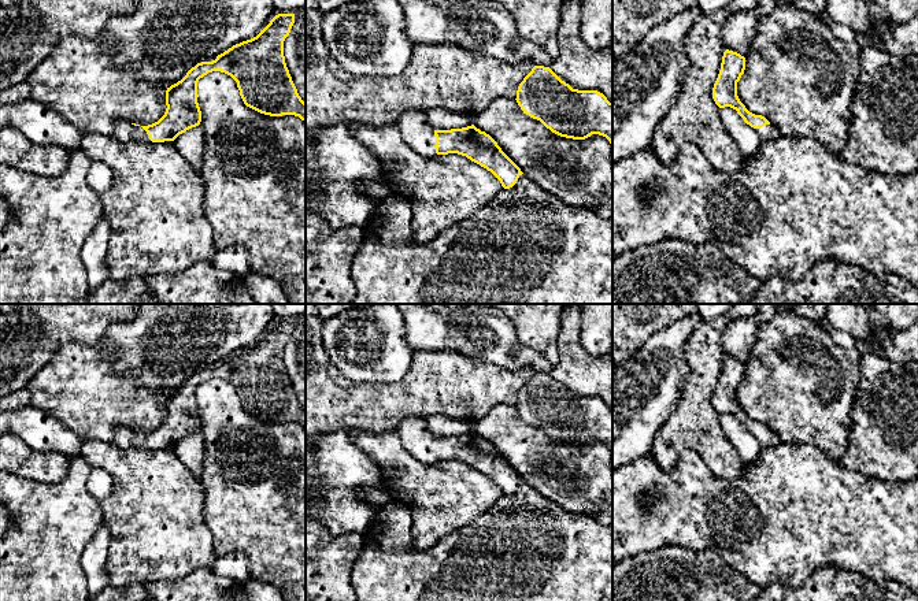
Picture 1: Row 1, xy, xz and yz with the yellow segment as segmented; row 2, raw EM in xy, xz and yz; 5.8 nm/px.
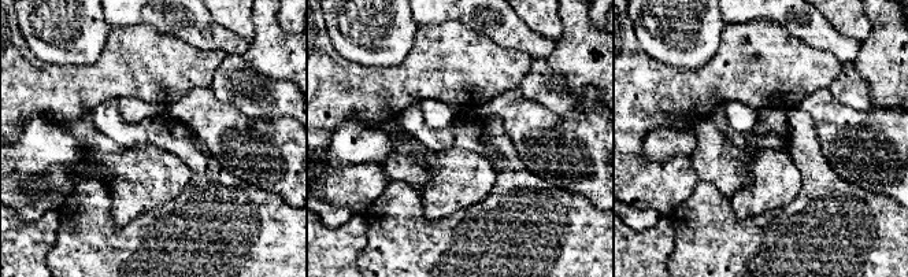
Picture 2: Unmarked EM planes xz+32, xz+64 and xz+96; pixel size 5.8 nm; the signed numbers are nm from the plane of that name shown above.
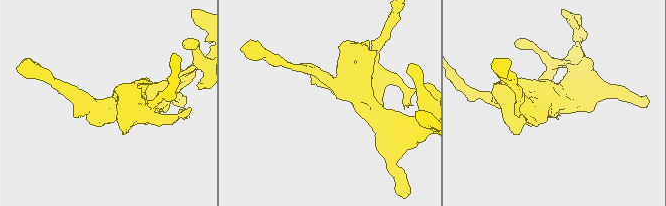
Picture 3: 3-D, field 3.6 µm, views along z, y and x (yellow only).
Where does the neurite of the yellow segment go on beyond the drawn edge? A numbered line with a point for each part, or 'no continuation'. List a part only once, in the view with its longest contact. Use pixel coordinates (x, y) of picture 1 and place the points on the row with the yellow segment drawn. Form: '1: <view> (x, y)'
1: xz (417, 133)

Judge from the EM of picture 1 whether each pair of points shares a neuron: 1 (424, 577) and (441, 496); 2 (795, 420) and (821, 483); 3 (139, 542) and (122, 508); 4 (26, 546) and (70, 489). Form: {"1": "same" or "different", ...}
{"1": "different", "2": "different", "3": "same", "4": "same"}

